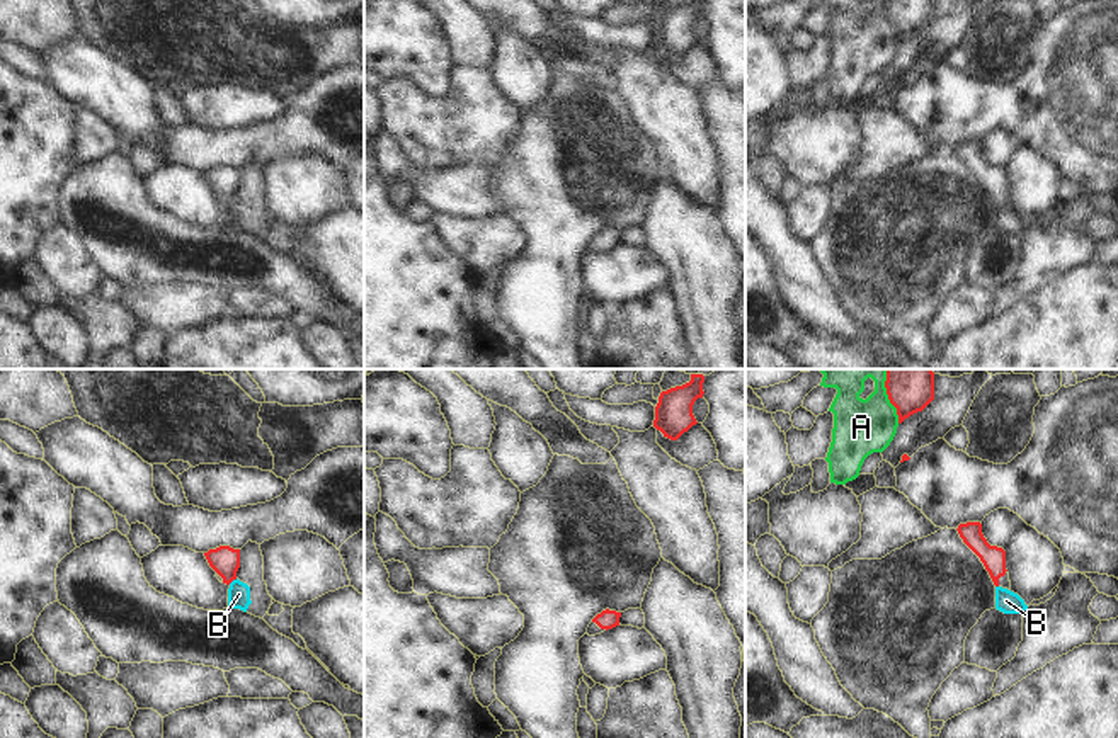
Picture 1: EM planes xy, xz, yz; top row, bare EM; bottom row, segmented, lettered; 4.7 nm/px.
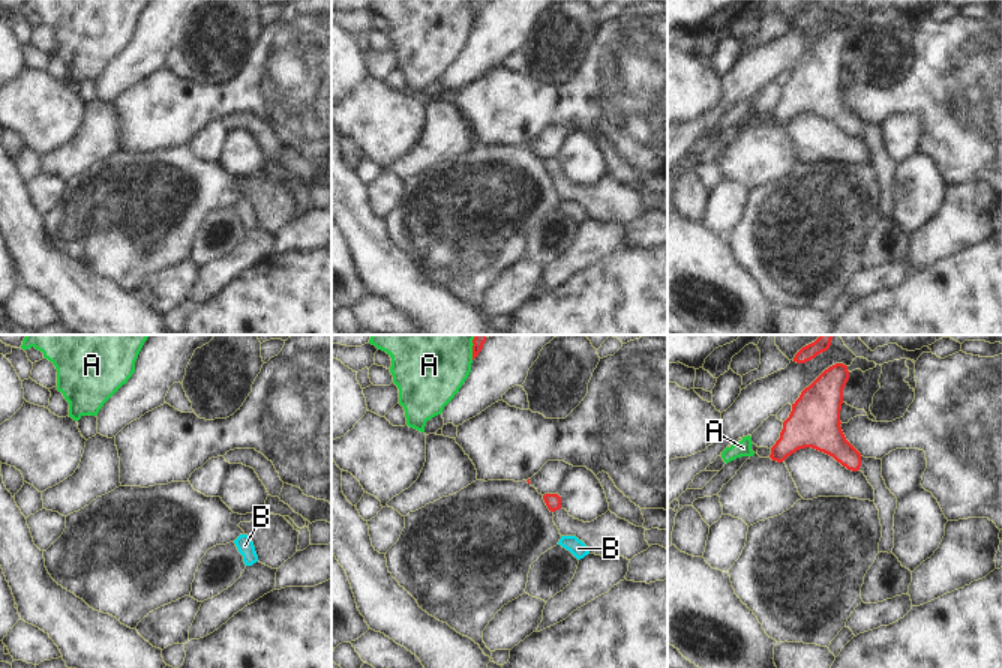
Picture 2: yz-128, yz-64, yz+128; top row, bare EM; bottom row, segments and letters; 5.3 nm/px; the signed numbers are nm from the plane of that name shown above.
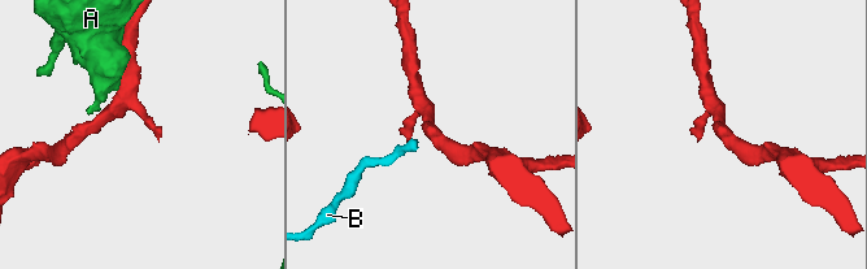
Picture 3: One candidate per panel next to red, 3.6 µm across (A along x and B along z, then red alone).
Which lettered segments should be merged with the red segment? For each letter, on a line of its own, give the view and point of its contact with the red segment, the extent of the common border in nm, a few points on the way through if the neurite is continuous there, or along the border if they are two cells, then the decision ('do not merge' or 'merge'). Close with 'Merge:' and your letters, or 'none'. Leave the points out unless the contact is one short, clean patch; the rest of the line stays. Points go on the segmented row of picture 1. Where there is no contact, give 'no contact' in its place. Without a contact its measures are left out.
A: contact yz (889, 397); length 260 nm; do not merge
B: contact xy (232, 580); length 50 nm; border xy (237, 579), (228, 584); do not merge
Merge: none

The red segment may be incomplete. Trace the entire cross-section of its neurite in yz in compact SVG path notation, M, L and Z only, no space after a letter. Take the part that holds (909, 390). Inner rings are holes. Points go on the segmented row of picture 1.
M887 369L885 388L902 423L934 400L934 372L933 369Z

